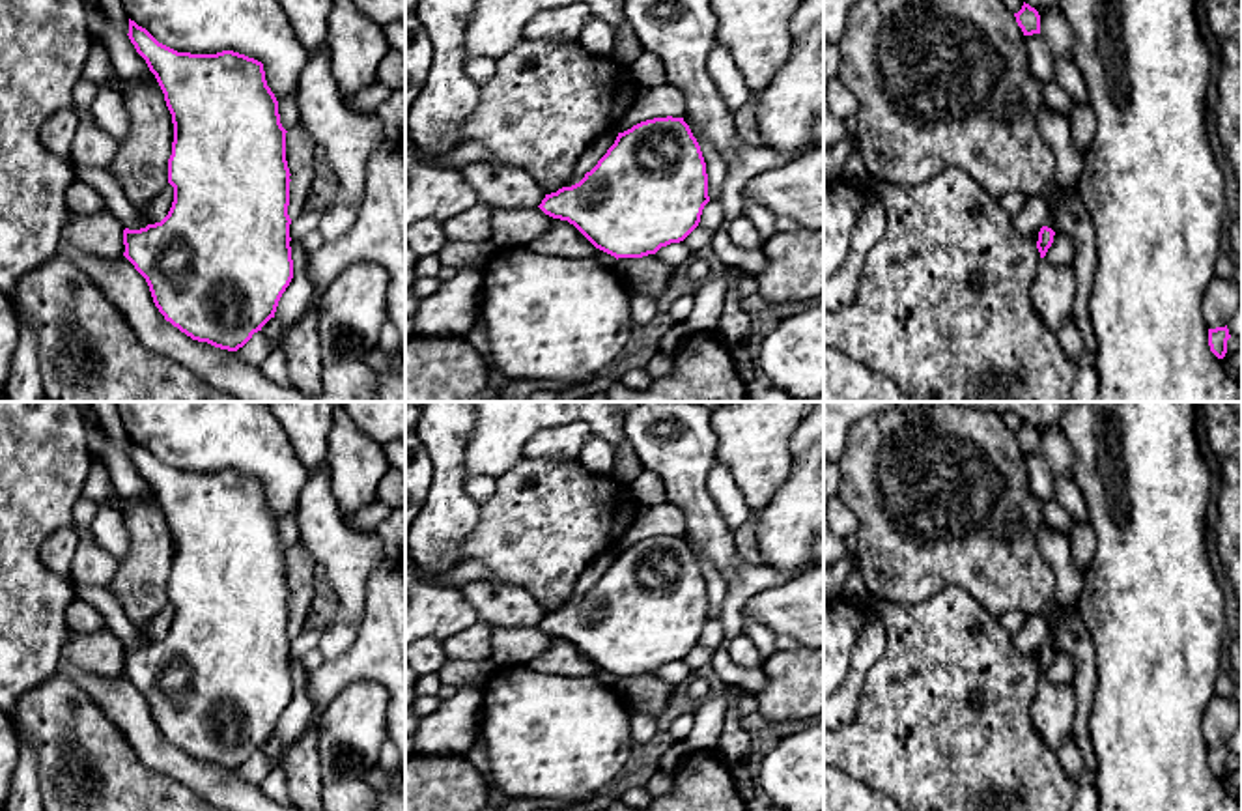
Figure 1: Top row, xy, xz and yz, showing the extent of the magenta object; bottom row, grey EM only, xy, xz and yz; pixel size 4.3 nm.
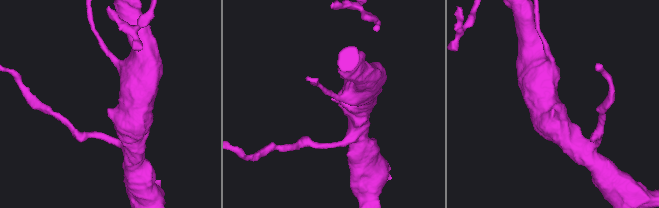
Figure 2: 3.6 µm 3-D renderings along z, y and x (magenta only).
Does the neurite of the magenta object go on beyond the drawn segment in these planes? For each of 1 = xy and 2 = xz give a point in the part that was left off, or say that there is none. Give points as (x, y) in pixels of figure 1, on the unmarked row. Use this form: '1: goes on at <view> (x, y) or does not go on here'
1: does not go on here
2: does not go on here

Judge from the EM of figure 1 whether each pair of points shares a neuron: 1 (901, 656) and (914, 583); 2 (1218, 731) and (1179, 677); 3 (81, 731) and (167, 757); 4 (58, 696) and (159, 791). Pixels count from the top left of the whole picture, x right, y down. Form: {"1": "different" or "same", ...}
{"1": "different", "2": "different", "3": "different", "4": "same"}

